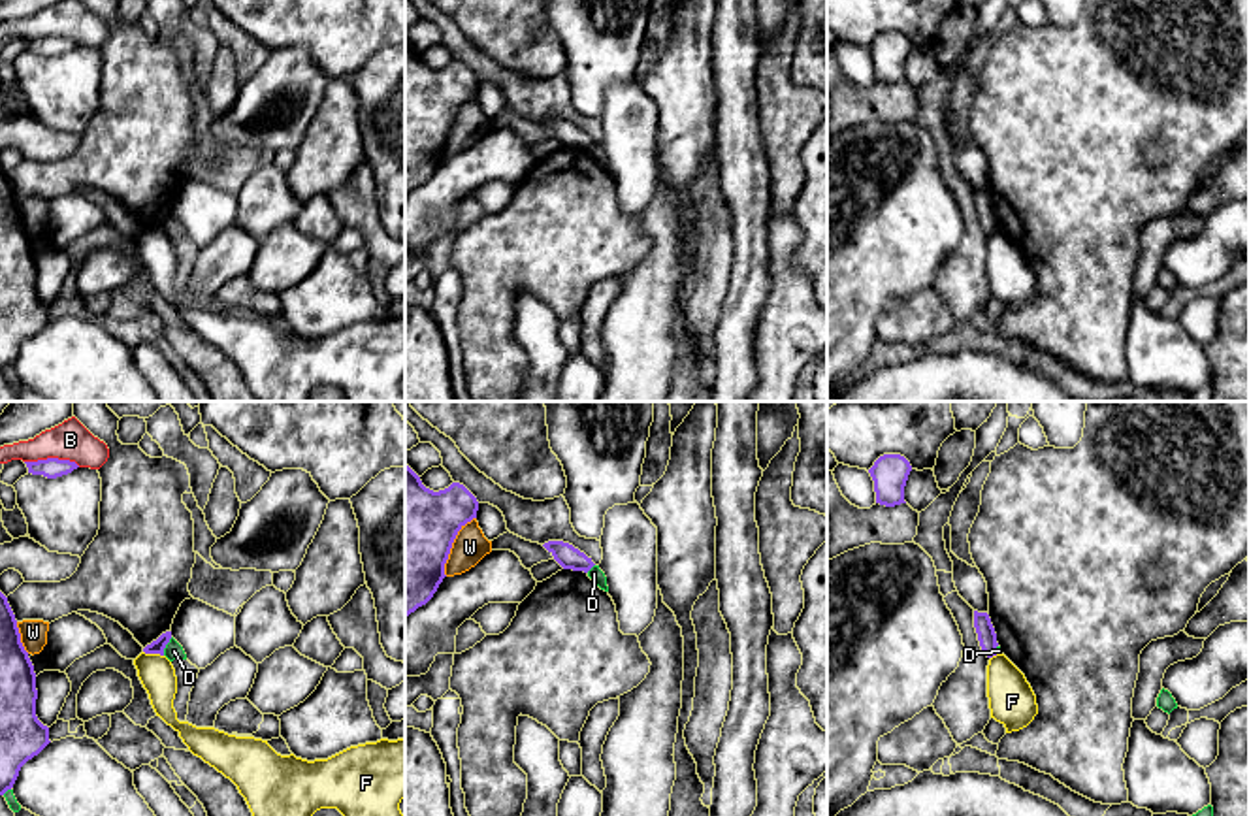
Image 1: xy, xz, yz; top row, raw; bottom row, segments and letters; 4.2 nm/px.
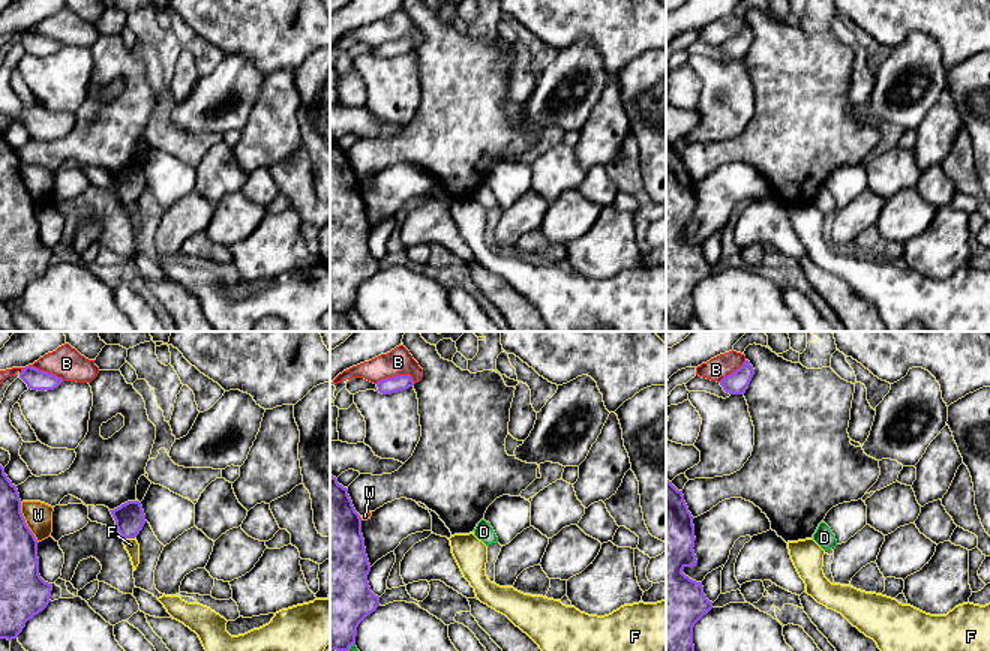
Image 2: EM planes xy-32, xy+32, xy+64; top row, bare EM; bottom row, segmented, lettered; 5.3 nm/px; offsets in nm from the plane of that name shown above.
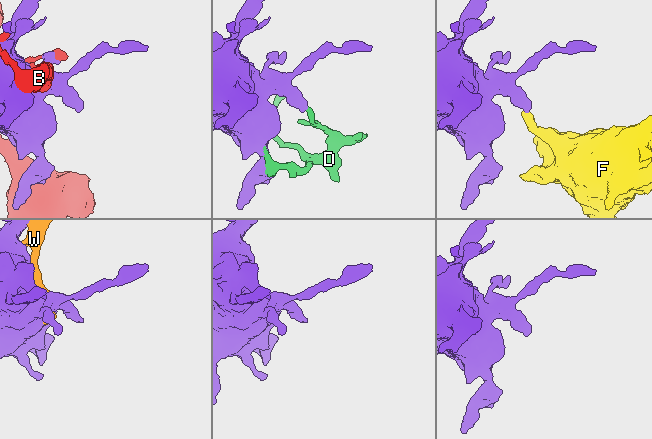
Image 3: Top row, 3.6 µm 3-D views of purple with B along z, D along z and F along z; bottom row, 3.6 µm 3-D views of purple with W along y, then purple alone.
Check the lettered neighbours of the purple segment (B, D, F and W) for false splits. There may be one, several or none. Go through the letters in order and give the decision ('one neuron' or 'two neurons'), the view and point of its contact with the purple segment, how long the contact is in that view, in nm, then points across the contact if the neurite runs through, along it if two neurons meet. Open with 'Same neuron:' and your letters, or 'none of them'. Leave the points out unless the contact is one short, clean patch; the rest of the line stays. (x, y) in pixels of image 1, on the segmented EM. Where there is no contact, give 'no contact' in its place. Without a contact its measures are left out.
Same neuron: none of them
B: two neurons; contact xy (53, 458); length 240 nm
D: two neurons; contact xy (164, 647); length 90 nm
F: two neurons; contact xy (153, 652); length 90 nm; border xy (144, 651), (162, 656)
W: two neurons; contact xz (451, 545); length 280 nm

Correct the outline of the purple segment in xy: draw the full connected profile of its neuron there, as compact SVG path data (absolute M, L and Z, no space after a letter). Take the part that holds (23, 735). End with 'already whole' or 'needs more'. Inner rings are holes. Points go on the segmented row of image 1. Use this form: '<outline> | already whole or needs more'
M0 592L0 795L13 788L21 767L51 743L49 727L36 716L36 699L34 665Z | already whole

